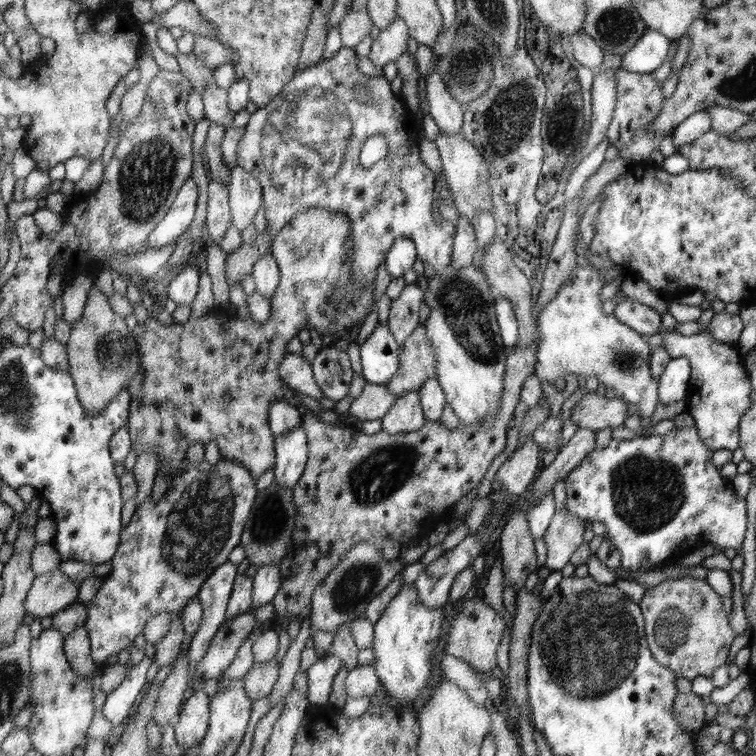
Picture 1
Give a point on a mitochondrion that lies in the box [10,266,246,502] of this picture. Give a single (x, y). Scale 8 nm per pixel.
(112, 359)

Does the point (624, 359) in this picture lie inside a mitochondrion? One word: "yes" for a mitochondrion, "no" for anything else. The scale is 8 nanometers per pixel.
yes

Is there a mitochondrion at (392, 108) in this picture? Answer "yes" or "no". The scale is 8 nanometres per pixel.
no

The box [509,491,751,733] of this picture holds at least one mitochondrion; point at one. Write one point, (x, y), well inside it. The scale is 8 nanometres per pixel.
(592, 642)

